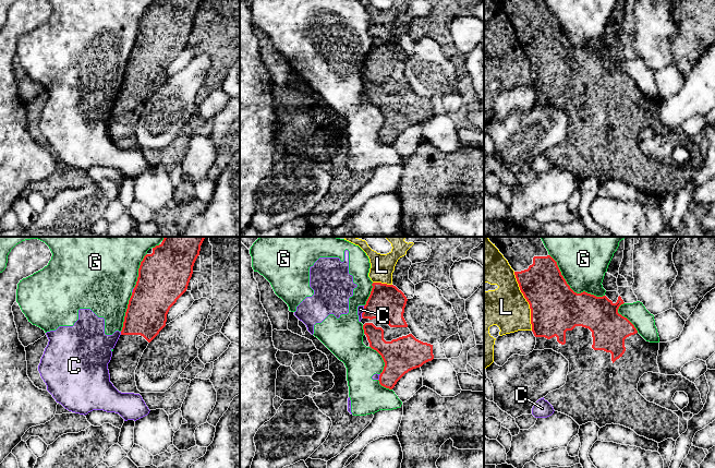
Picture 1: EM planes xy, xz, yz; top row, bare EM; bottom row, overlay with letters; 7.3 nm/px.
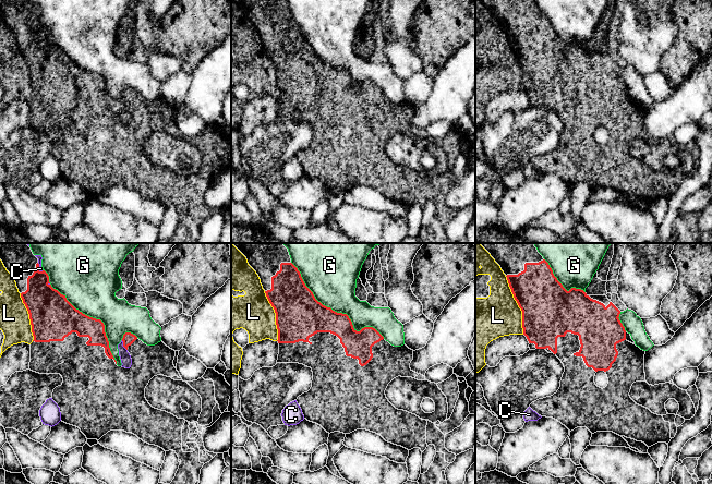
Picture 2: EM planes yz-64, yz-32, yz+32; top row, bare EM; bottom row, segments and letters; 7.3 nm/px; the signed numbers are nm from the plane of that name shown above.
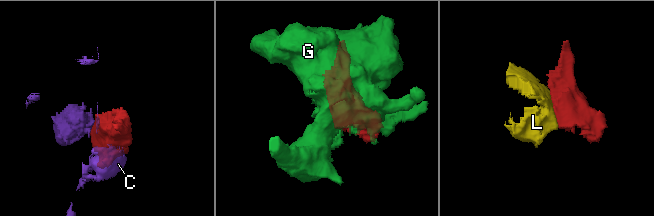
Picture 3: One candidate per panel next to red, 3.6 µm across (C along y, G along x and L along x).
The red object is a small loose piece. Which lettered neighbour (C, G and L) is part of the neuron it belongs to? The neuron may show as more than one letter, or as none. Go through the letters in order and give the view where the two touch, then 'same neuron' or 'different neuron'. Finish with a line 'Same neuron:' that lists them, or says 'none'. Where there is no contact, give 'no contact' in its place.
C: xz | different neuron
G: yz | different neuron
L: yz | different neuron
Same neuron: none

